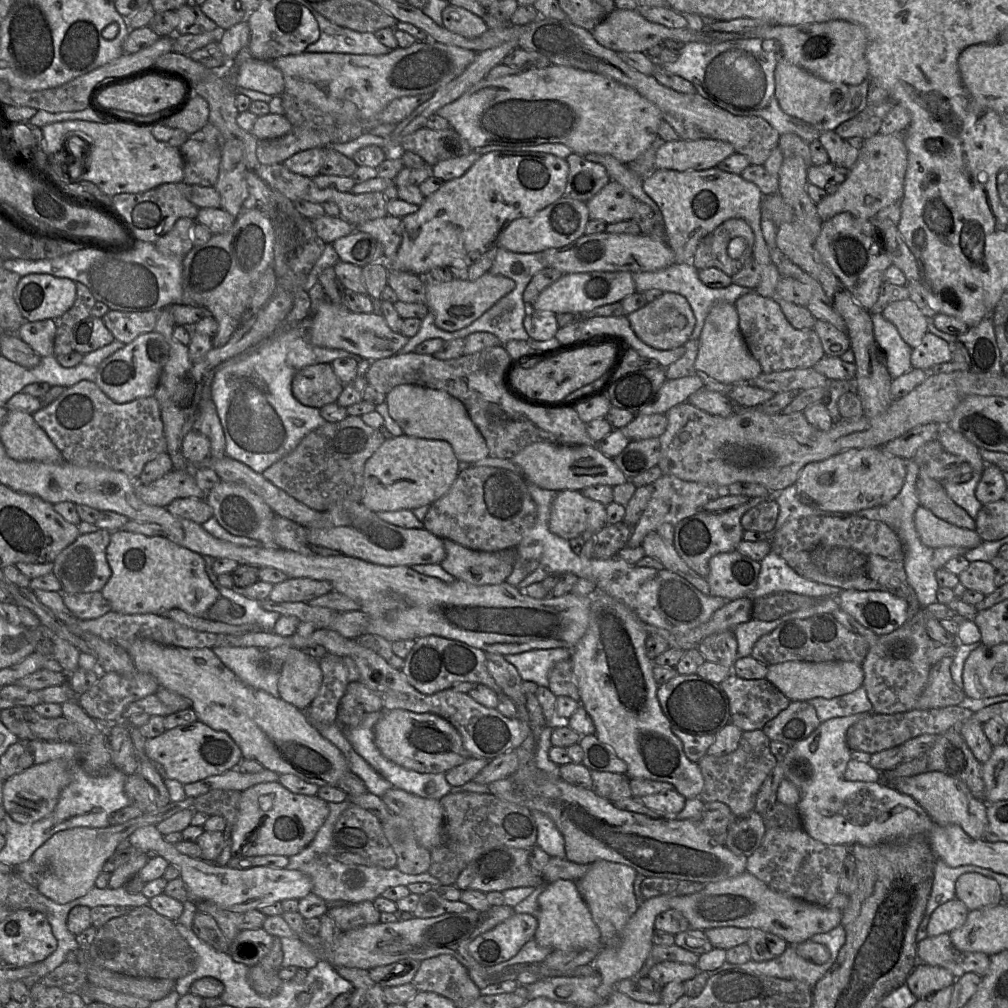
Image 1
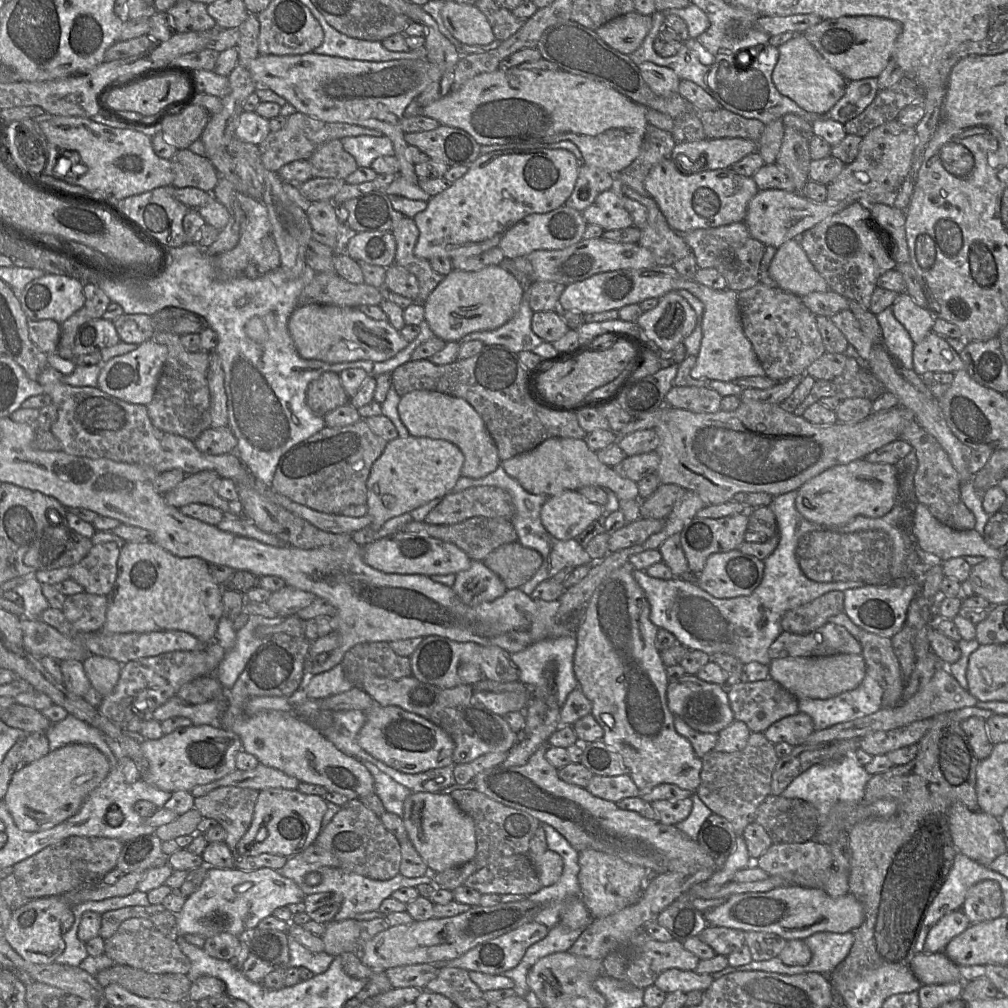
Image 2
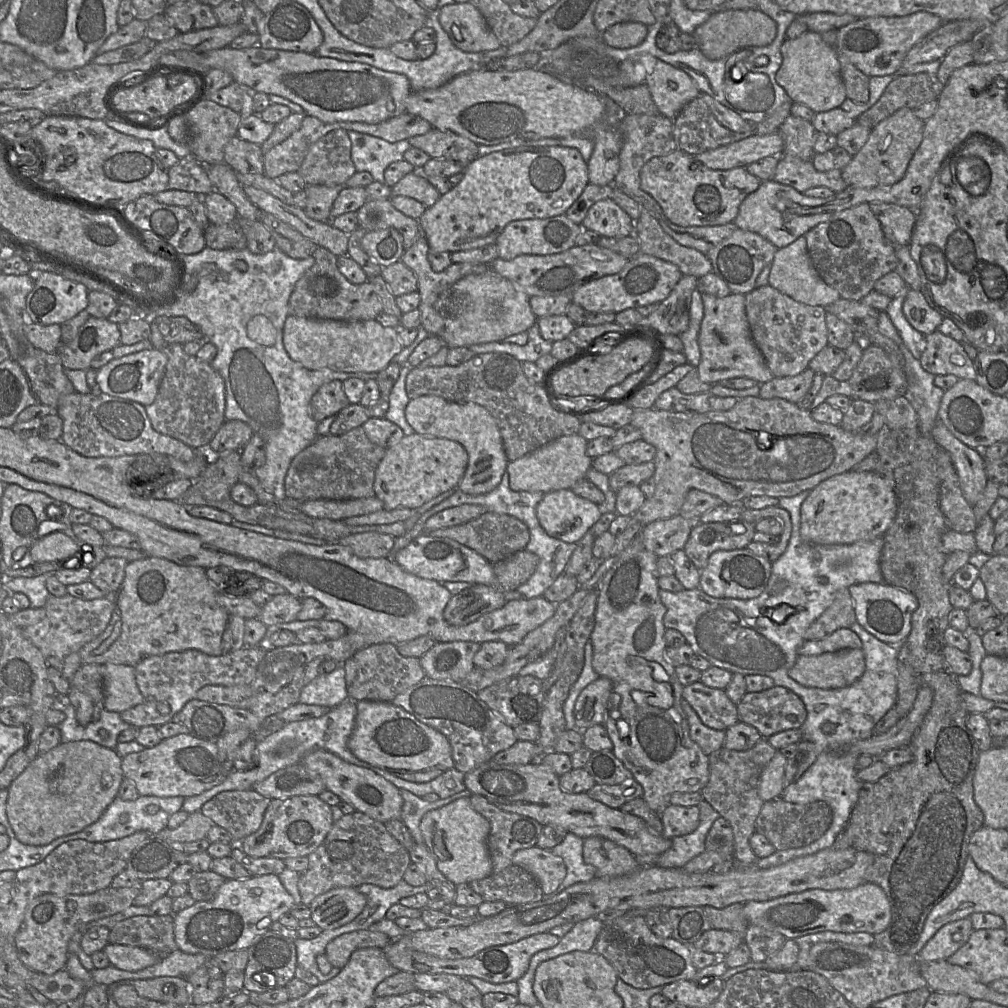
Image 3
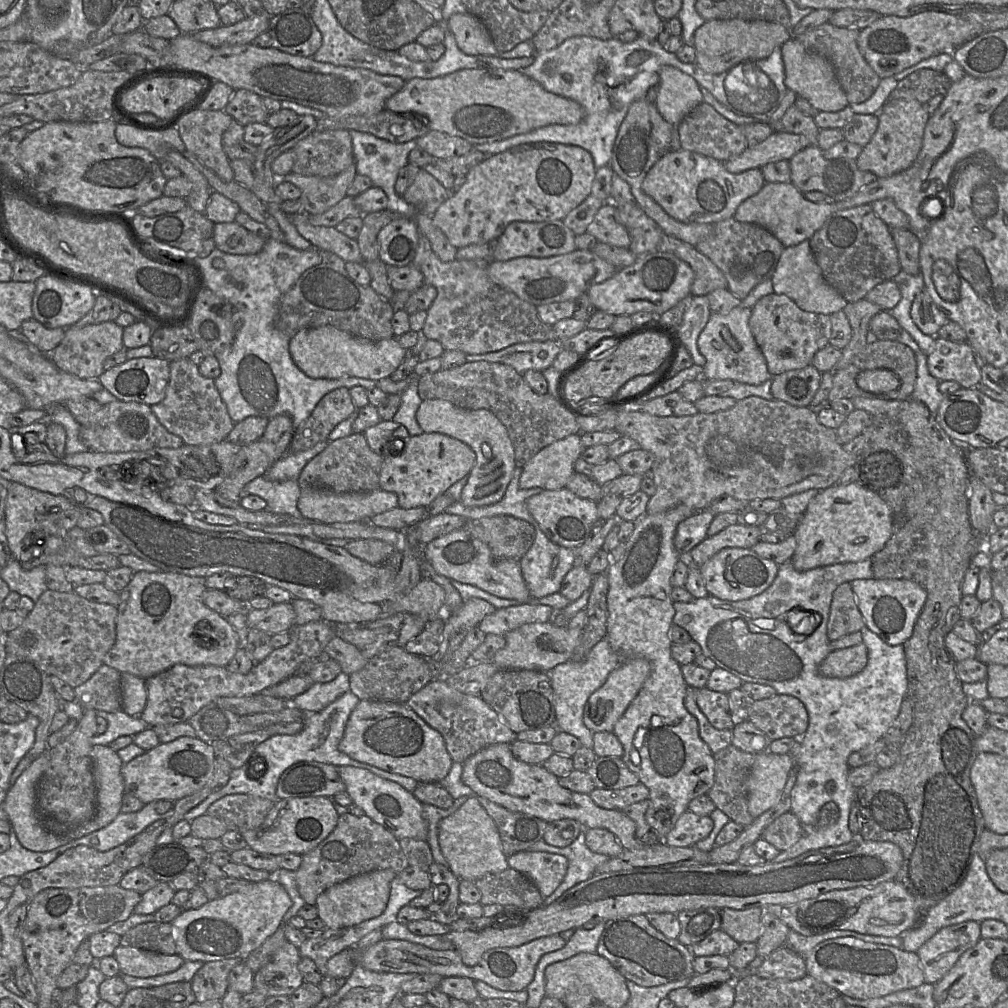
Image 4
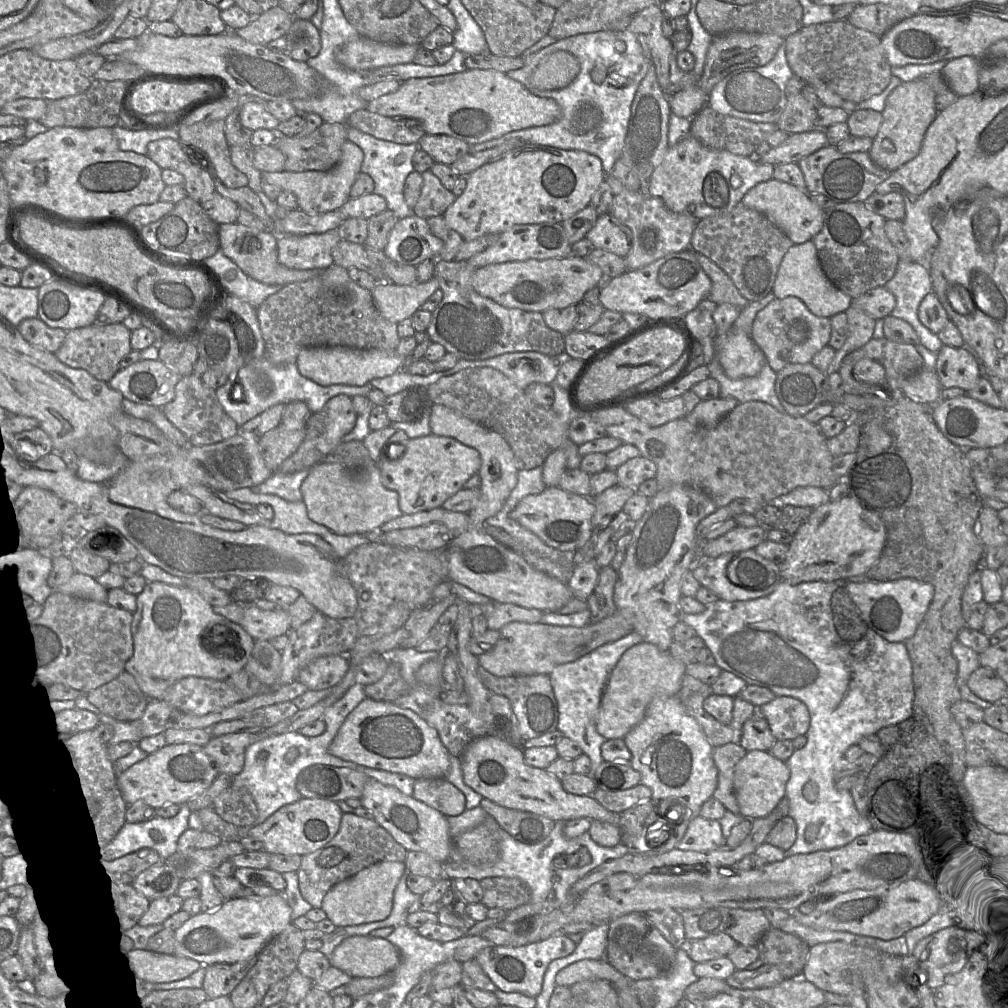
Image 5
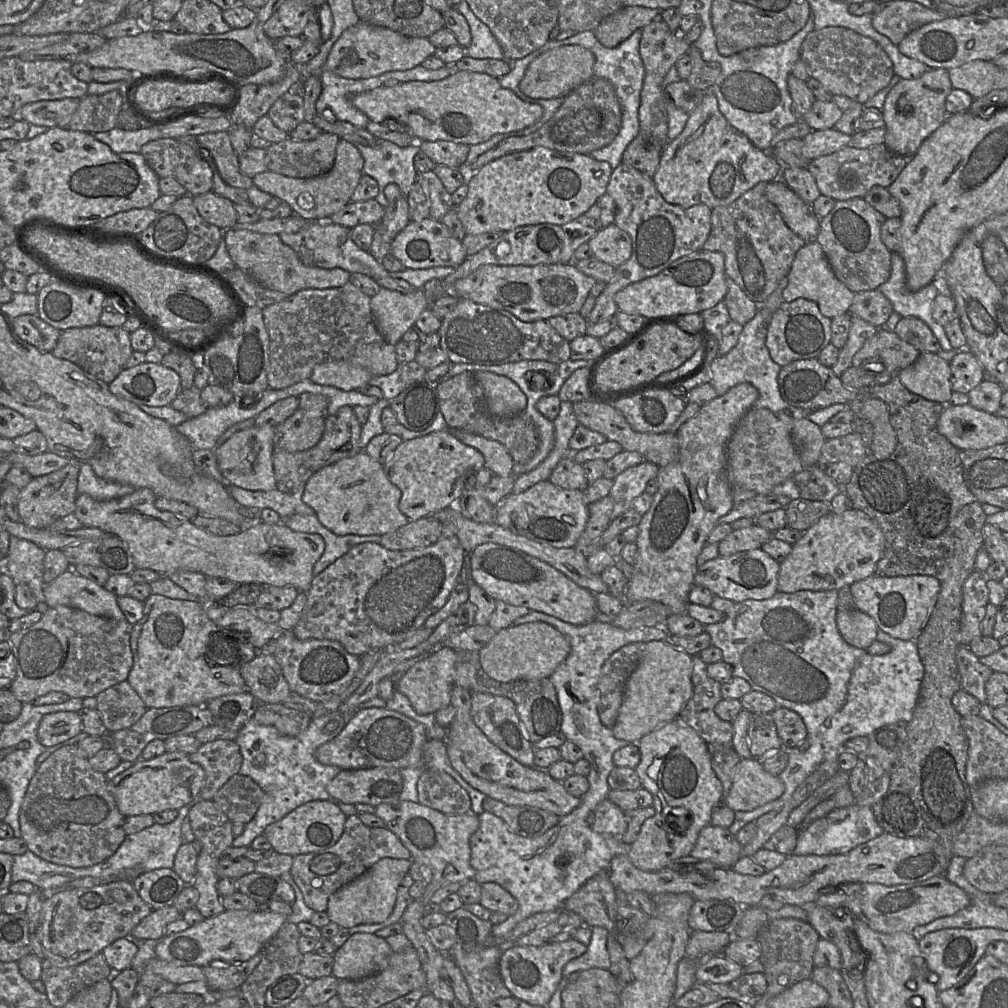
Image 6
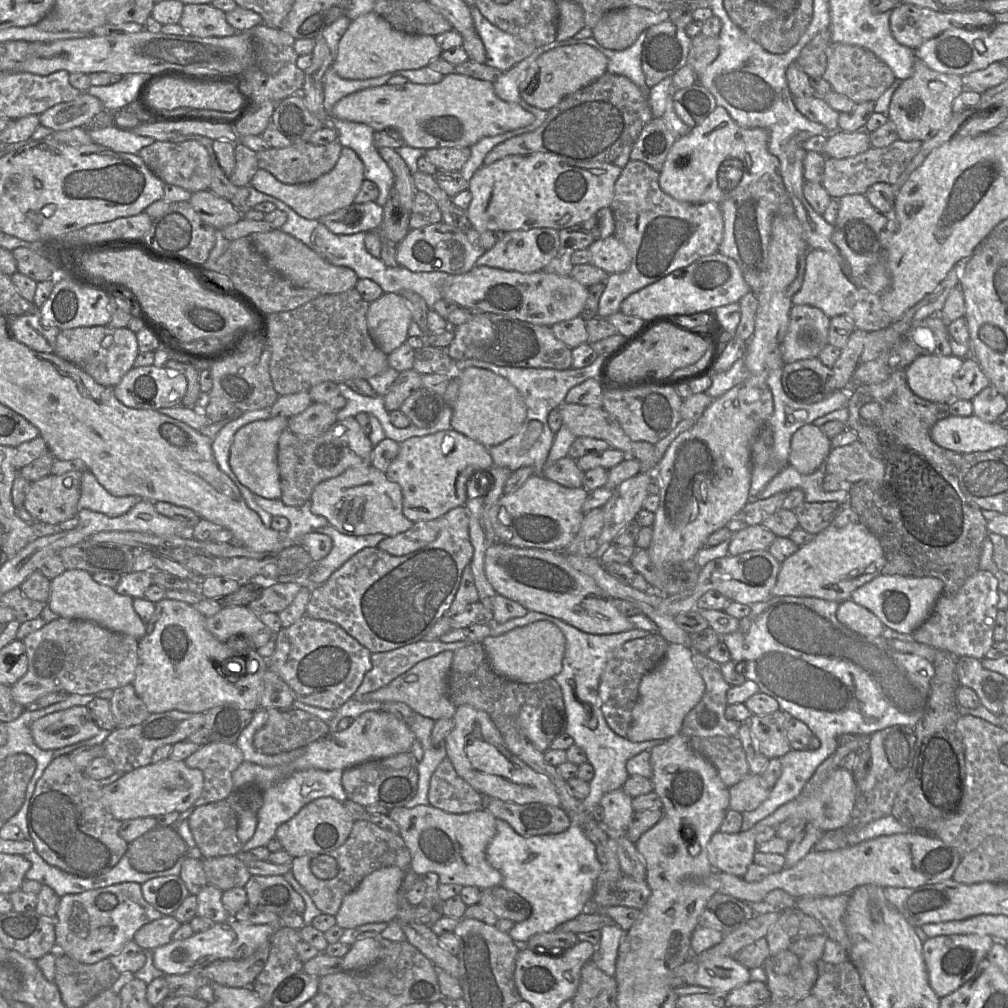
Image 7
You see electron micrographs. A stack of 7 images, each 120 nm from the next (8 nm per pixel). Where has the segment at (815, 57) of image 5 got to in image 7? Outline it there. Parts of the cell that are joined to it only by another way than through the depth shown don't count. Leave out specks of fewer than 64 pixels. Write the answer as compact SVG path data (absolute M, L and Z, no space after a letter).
M841 43L830 45L827 68L822 77L830 83L833 91L846 95L856 104L875 102L895 80L892 69L873 52L860 46Z

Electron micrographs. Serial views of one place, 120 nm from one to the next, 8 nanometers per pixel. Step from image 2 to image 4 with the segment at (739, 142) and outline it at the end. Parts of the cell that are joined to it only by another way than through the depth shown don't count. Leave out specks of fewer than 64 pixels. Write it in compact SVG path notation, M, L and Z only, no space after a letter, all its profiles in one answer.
M773 131L764 141L747 146L741 154L723 162L723 165L731 173L740 173L770 162L789 160L807 146L809 142L803 135Z

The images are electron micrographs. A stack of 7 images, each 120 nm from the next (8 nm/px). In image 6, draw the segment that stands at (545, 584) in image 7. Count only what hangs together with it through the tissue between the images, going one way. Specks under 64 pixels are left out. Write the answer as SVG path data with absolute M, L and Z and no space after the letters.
M495 543L481 544L471 552L470 562L471 576L474 582L496 600L501 600L514 606L523 606L530 610L543 612L575 625L587 624L598 619L595 594L580 587L551 565L519 551L518 549Z

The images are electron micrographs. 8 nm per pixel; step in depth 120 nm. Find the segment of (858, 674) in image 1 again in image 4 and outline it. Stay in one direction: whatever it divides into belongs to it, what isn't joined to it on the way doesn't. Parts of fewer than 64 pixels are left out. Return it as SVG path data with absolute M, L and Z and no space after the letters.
M864 643L835 650L819 666L821 675L845 679L861 672L867 665L868 653Z

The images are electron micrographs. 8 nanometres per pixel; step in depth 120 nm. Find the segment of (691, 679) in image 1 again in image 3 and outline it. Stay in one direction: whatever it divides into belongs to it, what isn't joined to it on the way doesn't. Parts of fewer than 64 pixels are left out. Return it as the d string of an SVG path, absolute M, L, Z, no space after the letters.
M698 681L683 687L682 698L711 729L725 731L739 722L737 707L723 689L711 688Z

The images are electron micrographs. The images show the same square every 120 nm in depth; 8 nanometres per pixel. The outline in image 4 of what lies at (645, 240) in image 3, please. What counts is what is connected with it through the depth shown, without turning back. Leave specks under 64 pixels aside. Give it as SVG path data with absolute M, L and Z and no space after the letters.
M664 234L658 252L671 253L691 267L694 272L690 289L692 296L708 295L716 289L727 288L727 280L720 269L694 246Z

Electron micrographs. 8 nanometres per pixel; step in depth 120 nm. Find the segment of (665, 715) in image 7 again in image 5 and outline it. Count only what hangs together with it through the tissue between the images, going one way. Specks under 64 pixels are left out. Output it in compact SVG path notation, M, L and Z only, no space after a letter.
M641 642L630 647L611 671L597 713L596 728L606 739L624 738L645 716L648 705L658 697L678 696L686 664L675 659L669 651Z

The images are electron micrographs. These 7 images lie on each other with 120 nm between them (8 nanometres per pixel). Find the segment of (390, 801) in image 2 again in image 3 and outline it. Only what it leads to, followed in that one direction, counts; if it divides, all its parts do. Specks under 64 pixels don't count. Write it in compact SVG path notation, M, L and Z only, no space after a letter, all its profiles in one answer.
M466 788L450 797L440 798L439 800L432 802L425 800L406 789L400 789L400 792L403 798L403 807L400 819L409 829L414 841L418 843L424 842L421 834L420 823L423 816L428 811L441 808L459 798L469 797L472 795L470 790Z

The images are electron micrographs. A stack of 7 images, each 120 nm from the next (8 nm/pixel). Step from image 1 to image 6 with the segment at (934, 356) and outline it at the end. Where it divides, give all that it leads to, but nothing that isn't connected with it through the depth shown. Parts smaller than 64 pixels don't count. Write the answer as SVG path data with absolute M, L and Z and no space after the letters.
M956 349L956 355L950 361L950 383L953 391L968 394L984 378L985 371L978 359L968 349Z

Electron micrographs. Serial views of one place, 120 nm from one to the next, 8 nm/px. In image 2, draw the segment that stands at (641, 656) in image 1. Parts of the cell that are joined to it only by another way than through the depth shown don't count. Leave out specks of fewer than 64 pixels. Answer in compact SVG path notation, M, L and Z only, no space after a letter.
M626 565L612 571L595 589L591 599L585 606L583 621L575 632L576 650L574 654L573 668L579 683L578 688L582 690L585 696L592 703L591 715L593 715L604 731L602 741L619 754L622 763L628 769L628 775L631 776L632 780L641 792L649 792L652 788L660 784L674 784L683 790L696 792L701 782L700 773L703 763L701 758L695 754L691 743L675 729L675 717L669 710L667 704L666 693L669 680L667 678L666 666L661 659L660 652L655 647L656 634L659 628L650 620L650 604L646 598L645 592L634 579L632 573L633 570L634 569L631 566Z

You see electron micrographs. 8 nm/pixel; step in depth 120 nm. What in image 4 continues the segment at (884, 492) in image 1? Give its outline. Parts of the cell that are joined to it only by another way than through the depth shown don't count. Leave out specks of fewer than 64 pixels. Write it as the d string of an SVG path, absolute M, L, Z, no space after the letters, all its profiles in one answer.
M859 482L834 484L821 490L808 504L794 531L796 549L791 563L797 571L846 562L859 562L884 547L892 534L888 505Z

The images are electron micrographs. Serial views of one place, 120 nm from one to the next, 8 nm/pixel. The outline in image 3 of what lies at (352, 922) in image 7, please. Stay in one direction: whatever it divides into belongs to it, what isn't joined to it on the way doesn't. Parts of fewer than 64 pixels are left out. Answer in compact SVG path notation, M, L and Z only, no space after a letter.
M357 887L333 888L310 903L311 919L322 931L338 928L353 921L366 903L366 896Z

